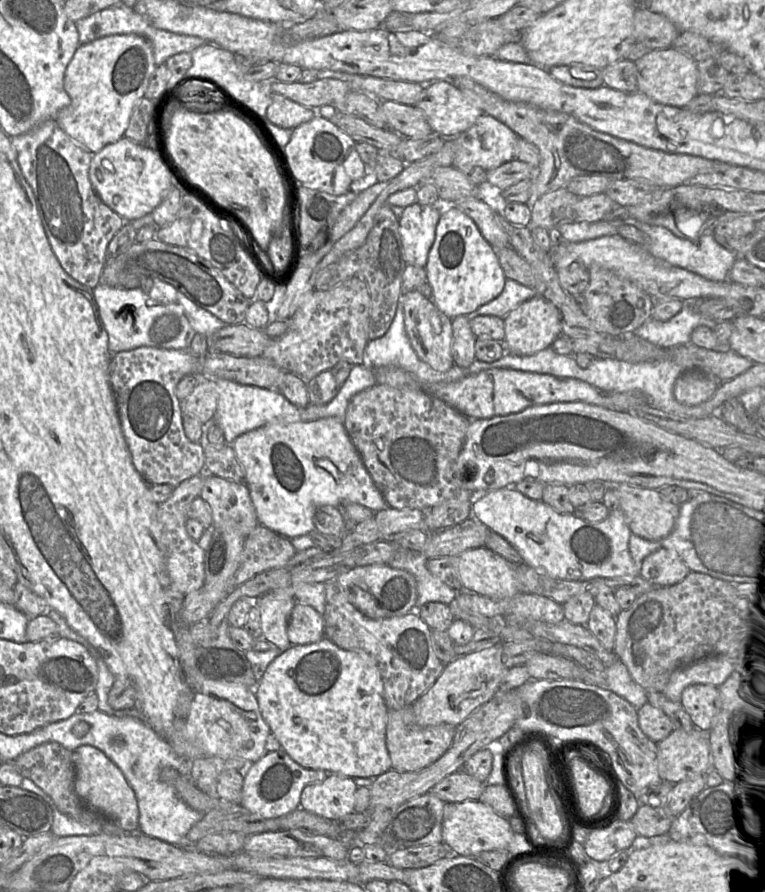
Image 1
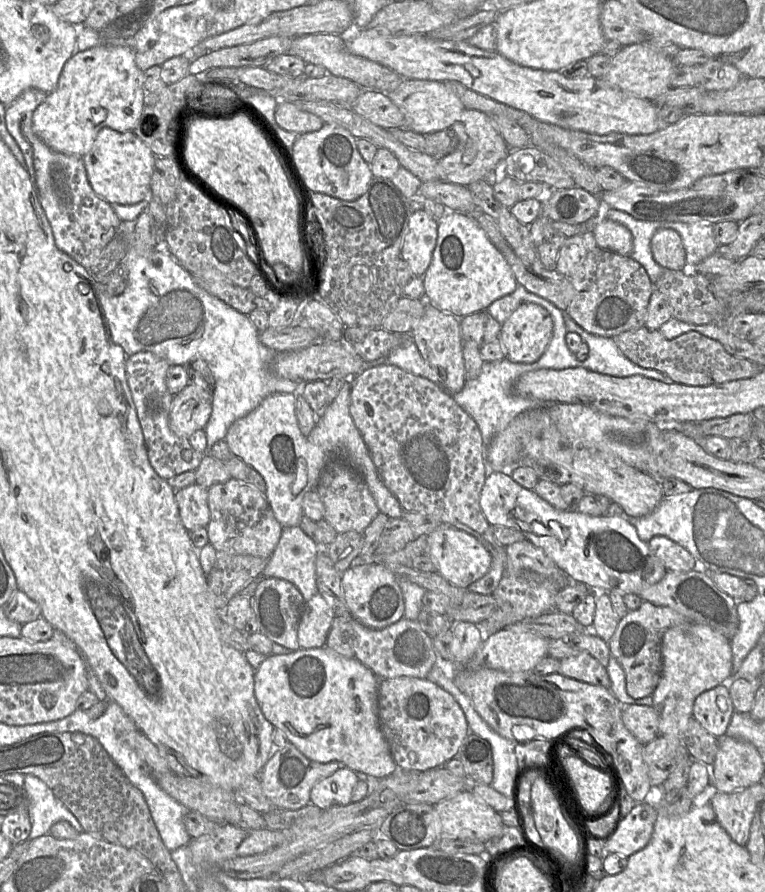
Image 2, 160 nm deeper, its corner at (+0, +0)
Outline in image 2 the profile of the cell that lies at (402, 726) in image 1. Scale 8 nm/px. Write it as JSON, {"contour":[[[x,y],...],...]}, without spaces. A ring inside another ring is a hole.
{"contour":[[[427,678],[380,679],[378,718],[391,755],[398,769],[404,771],[426,771],[444,766],[458,755],[470,733],[466,717],[454,697]]]}

